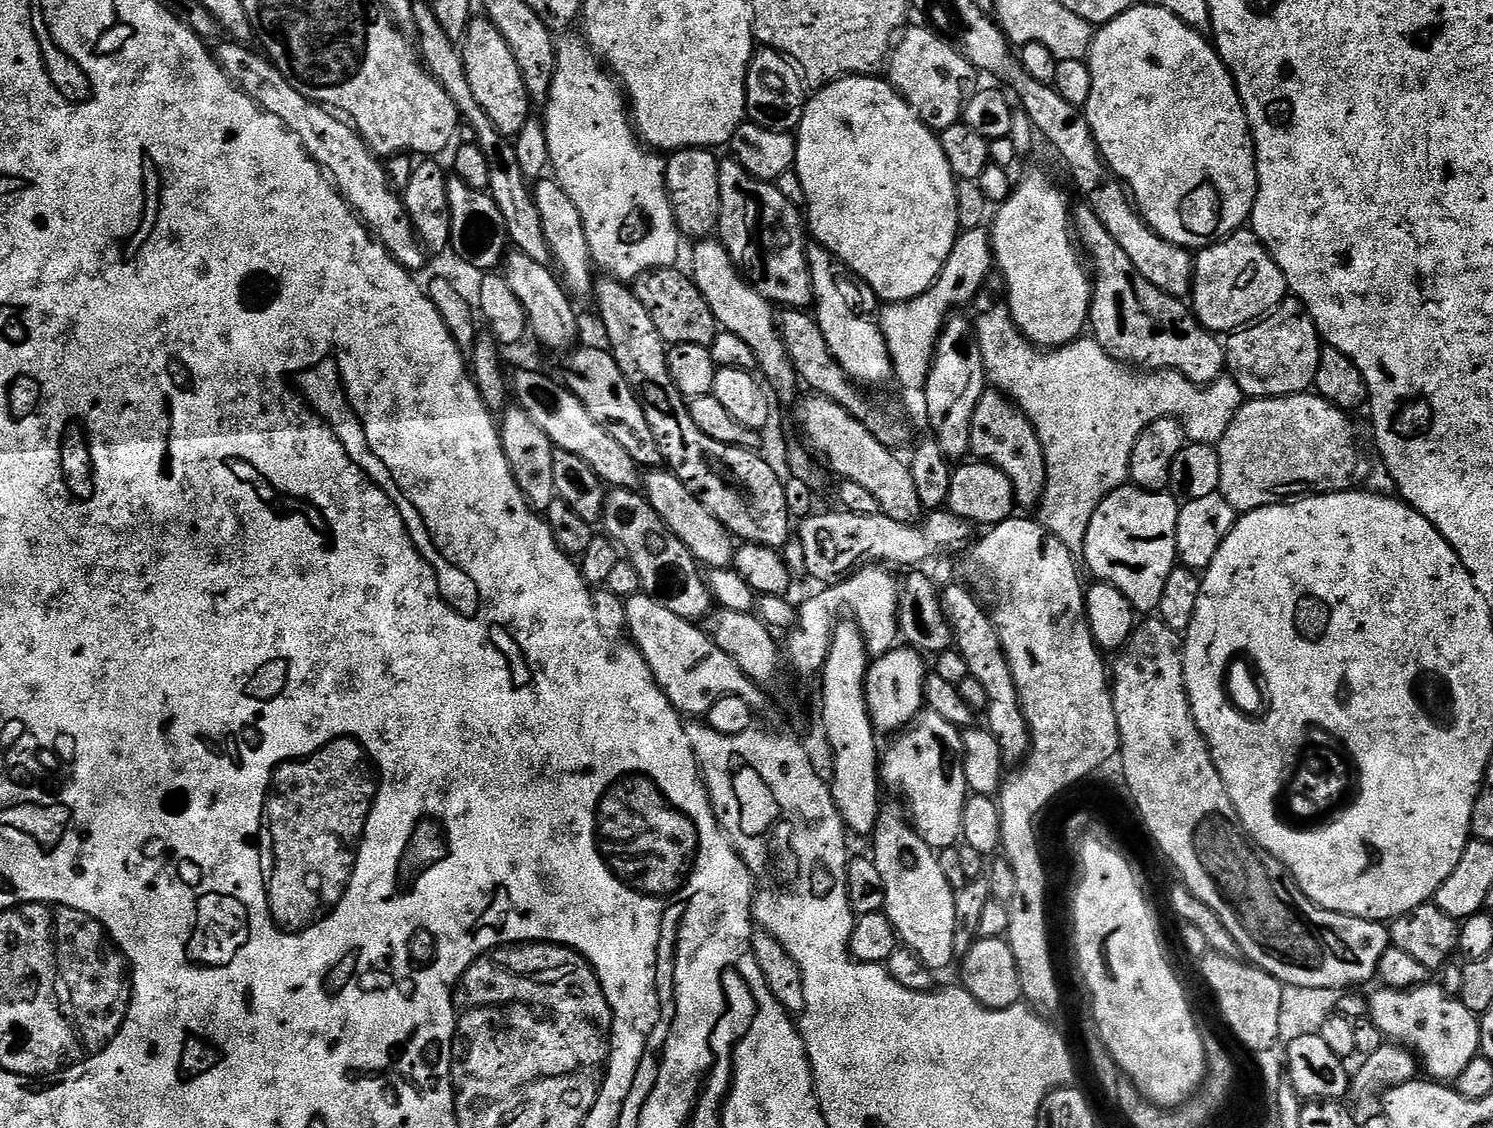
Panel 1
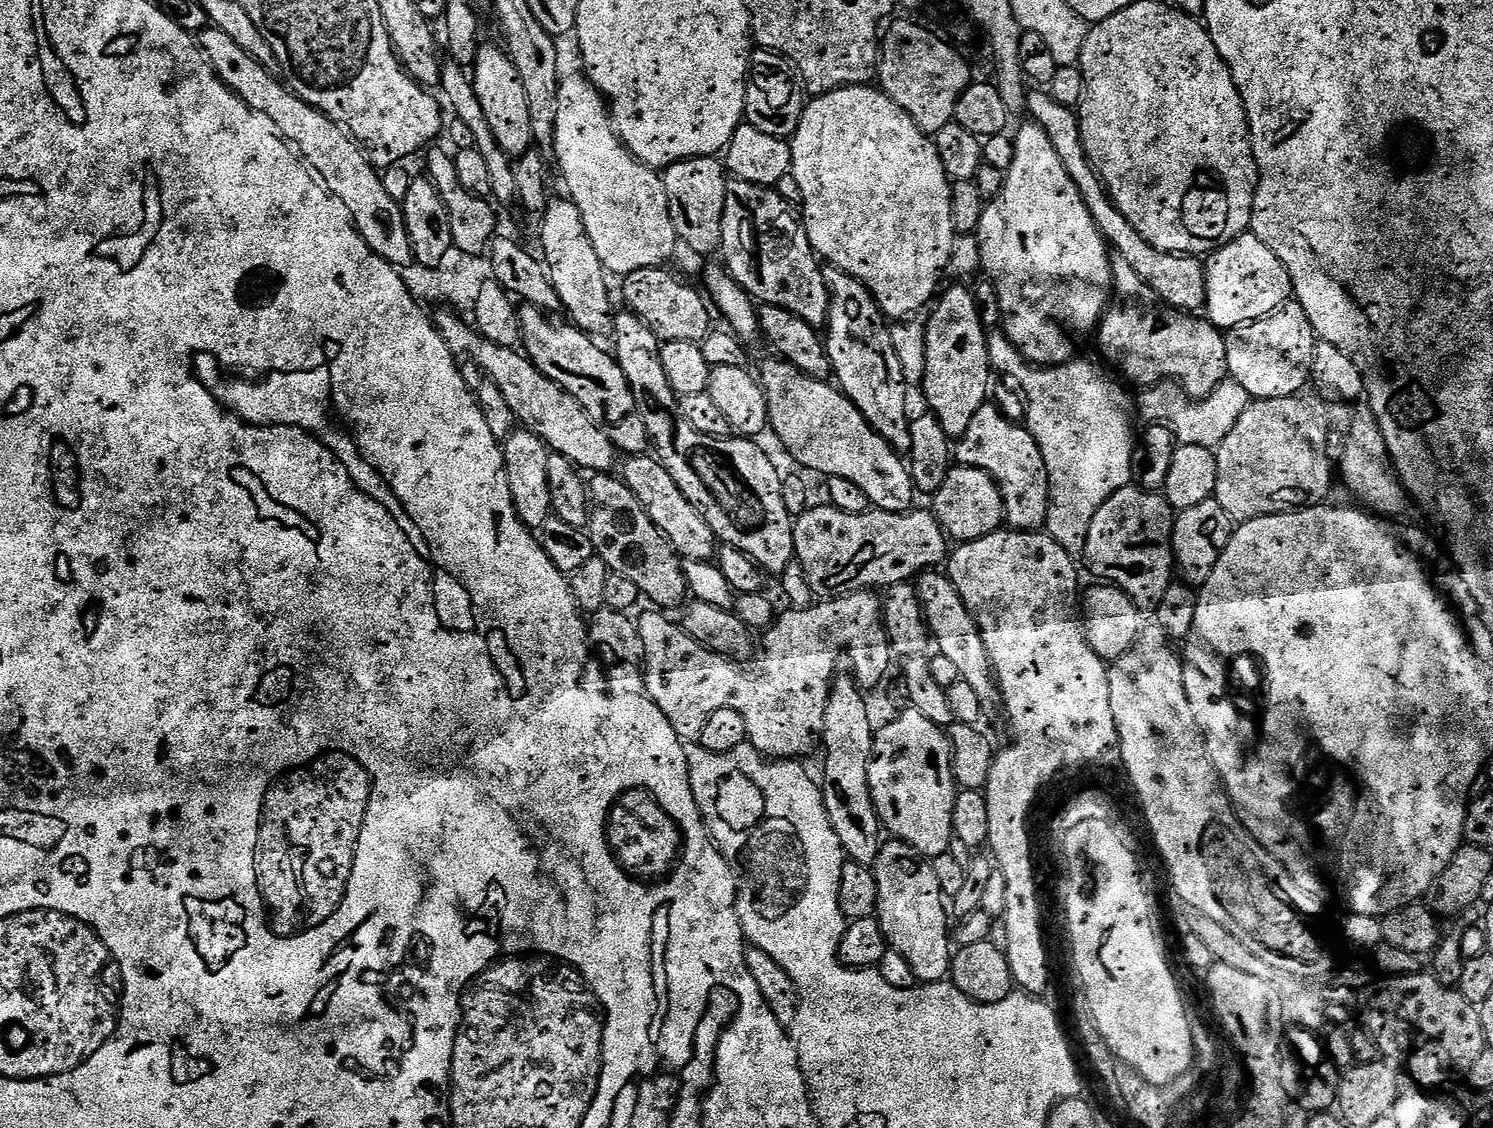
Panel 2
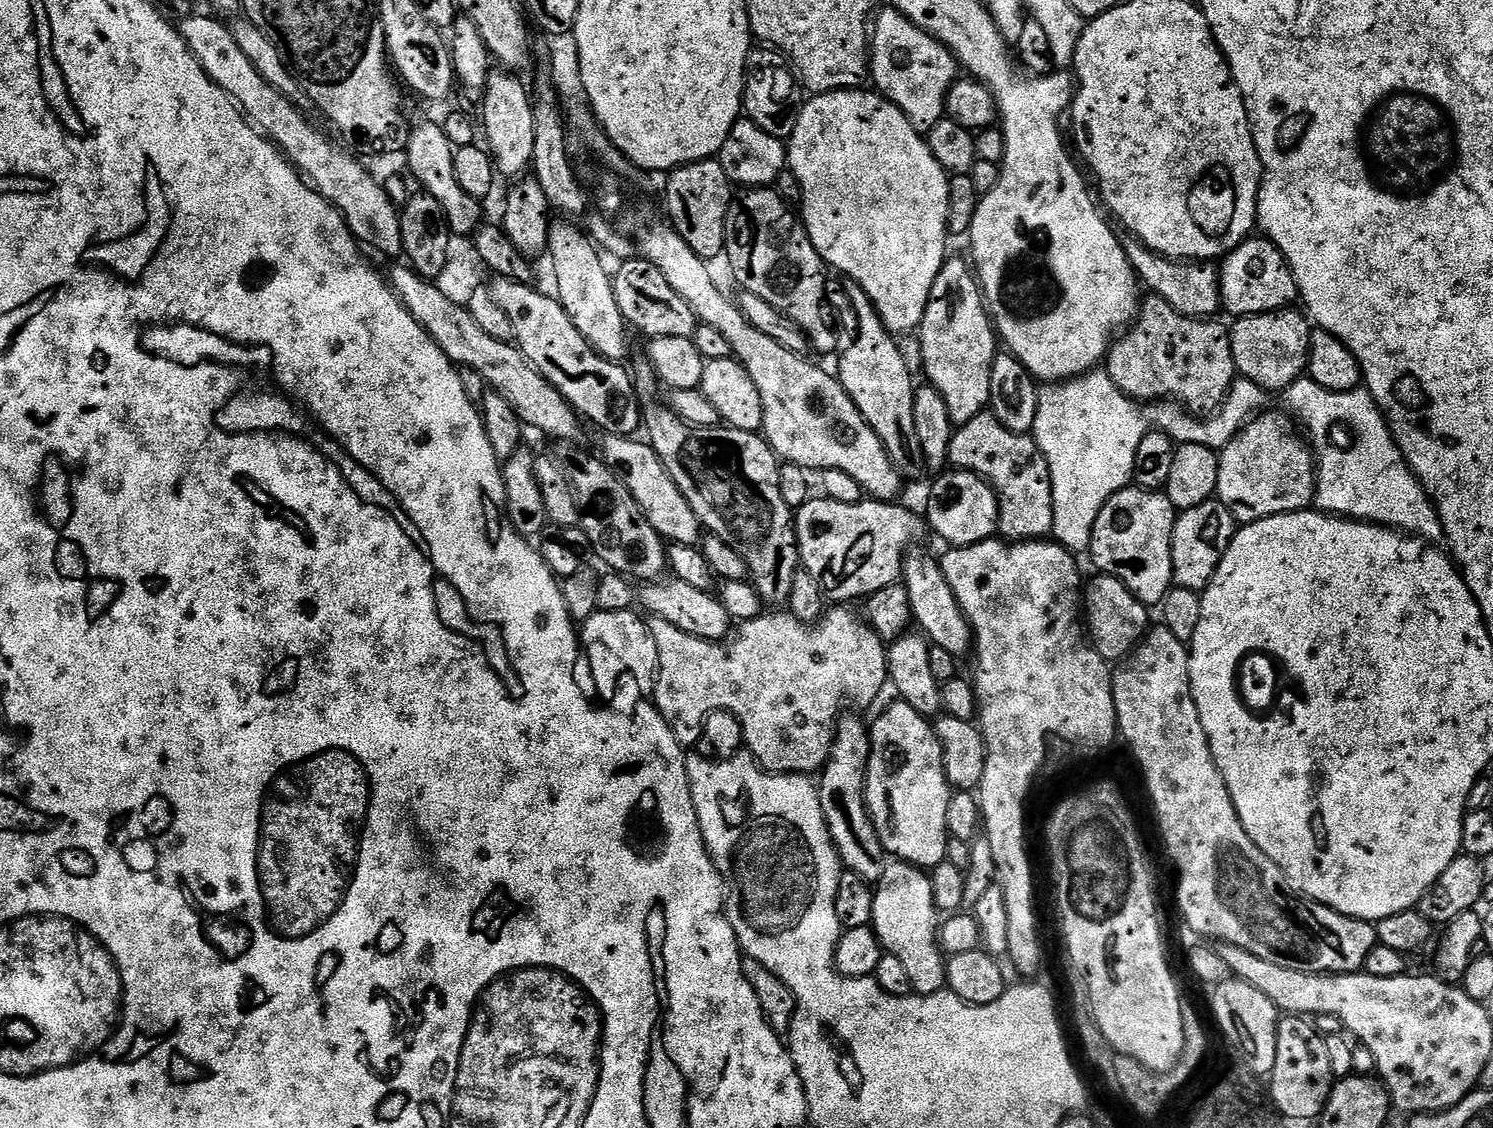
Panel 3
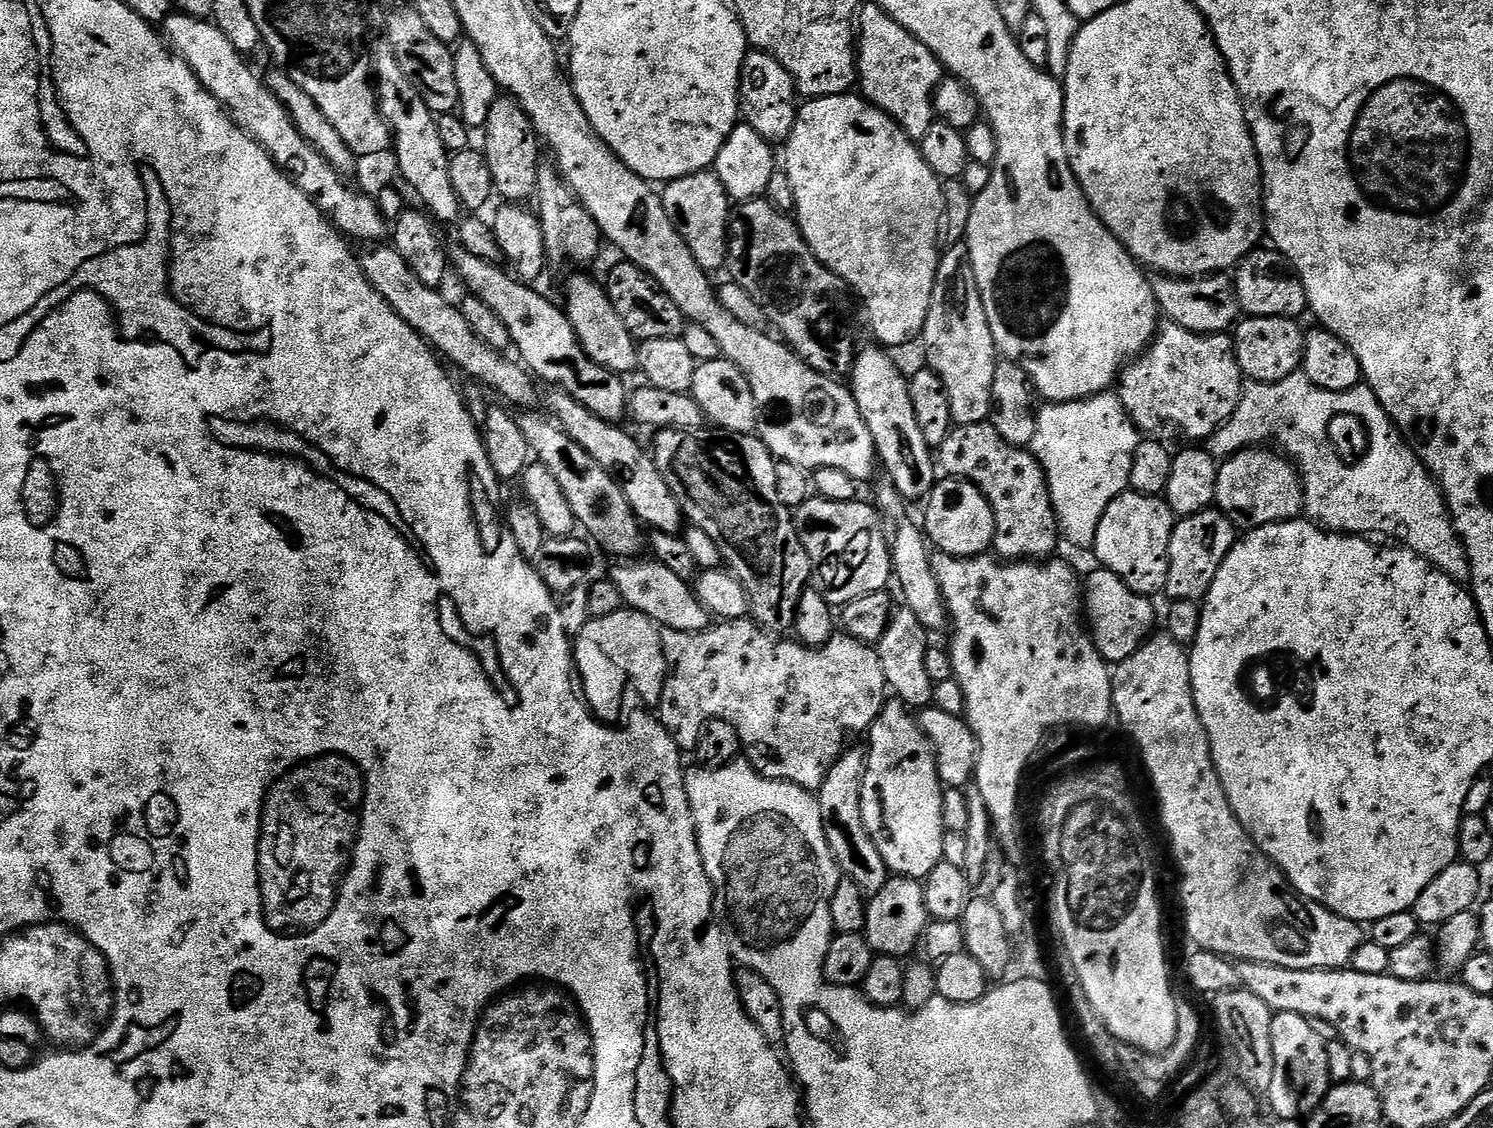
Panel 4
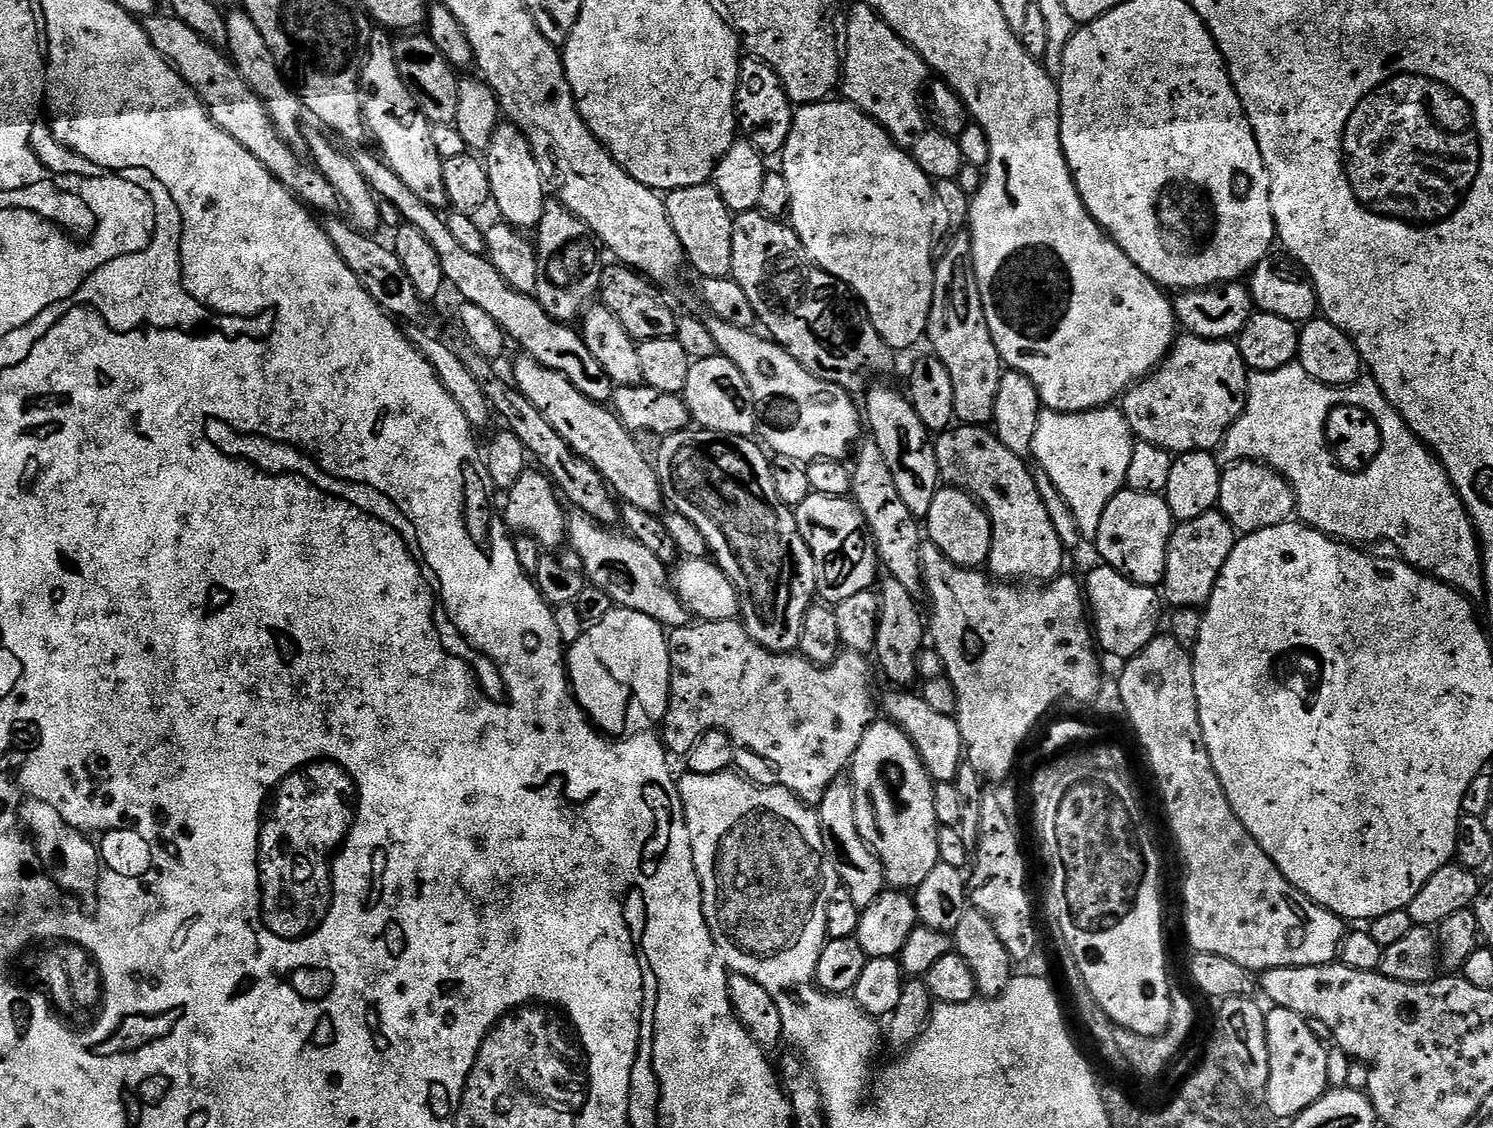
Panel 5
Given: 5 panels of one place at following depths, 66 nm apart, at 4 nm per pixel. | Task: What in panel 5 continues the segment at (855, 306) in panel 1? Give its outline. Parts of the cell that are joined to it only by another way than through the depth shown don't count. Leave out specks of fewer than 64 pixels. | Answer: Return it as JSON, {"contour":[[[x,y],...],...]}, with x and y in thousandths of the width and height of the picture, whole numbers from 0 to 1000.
{"contour":[[[582,343],[581,365],[580,362],[580,379],[584,382],[583,389],[591,399],[591,406],[593,406],[593,413],[596,413],[596,420],[599,420],[599,431],[601,431],[601,438],[604,445],[607,445],[607,452],[614,459],[621,459],[623,447],[626,445],[626,438],[631,431],[627,395],[622,379],[615,371],[608,350],[599,348],[597,344]]]}

